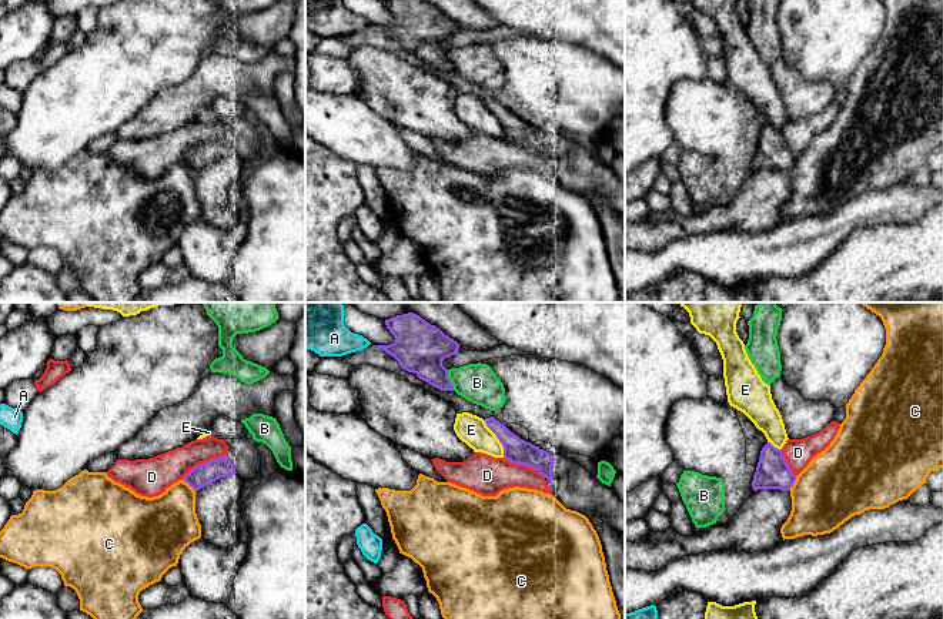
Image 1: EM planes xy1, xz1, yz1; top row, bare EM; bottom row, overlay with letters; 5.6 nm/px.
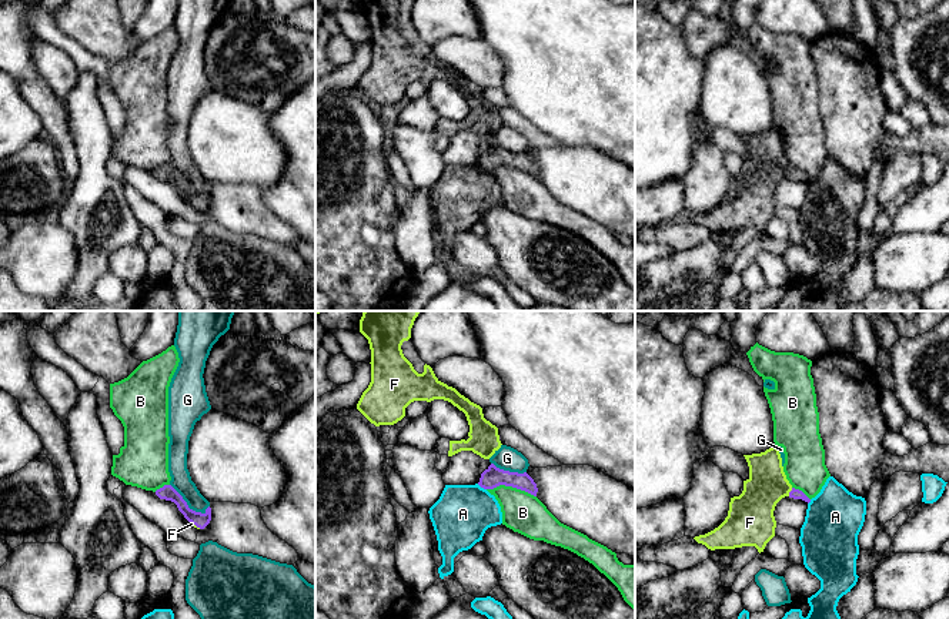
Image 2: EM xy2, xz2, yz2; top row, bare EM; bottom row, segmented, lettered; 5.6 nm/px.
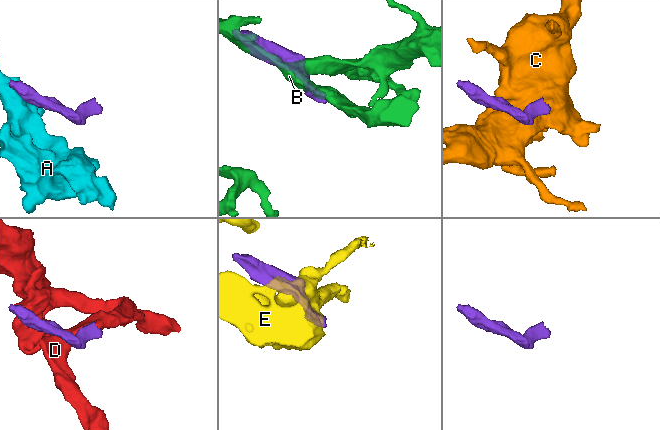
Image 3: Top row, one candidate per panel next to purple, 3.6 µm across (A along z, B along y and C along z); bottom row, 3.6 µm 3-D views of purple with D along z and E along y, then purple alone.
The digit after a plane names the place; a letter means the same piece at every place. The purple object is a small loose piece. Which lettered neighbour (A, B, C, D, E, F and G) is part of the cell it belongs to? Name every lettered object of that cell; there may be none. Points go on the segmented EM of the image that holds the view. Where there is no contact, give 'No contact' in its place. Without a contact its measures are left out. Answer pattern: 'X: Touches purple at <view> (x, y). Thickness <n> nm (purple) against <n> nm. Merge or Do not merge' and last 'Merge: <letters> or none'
A: Touches purple at xz2 (481, 487). Thickness 120 nm (purple) against 320 nm. Do not merge
B: Touches purple at xz2 (511, 485). Thickness 120 nm (purple) against 220 nm. Do not merge
C: Touches purple at xy1 (189, 484). Thickness 130 nm (purple) against 320 nm. Do not merge
D: Touches purple at xy1 (203, 464). Thickness 130 nm (purple) against 190 nm. Do not merge
E: Touches purple at xz1 (497, 437). Thickness 140 nm (purple) against 160 nm. Do not merge
F: Touches purple at yz2 (789, 492). Thickness 60 nm (purple) against 260 nm. Merge
G: Touches purple at xy2 (186, 504). Thickness 90 nm (purple) against 110 nm. Do not merge
Merge: F

